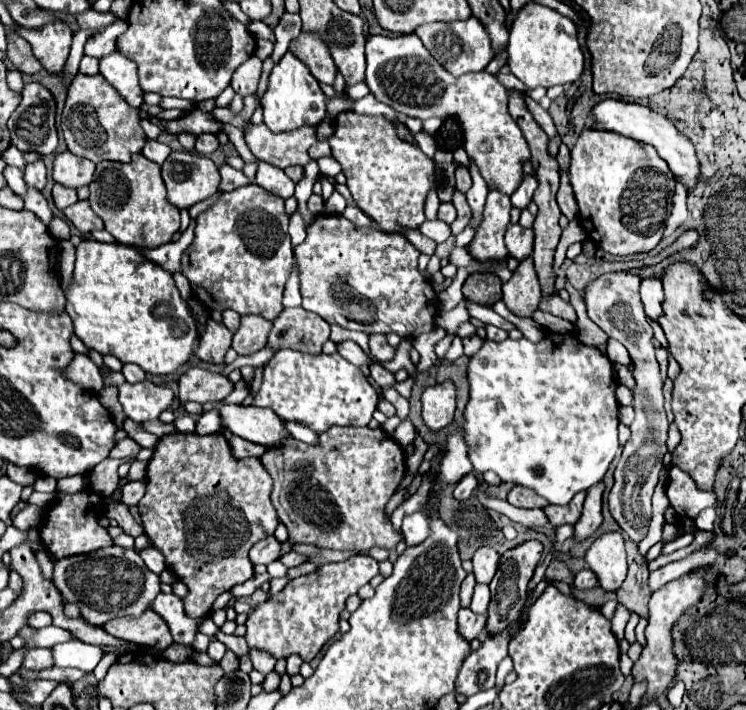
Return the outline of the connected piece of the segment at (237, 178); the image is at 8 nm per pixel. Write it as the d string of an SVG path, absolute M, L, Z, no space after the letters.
M229 164L219 166L219 174L221 174L221 186L219 186L219 188L221 188L223 192L231 192L231 190L235 190L235 188L241 188L241 186L249 184L249 178L247 178L241 170L231 168Z

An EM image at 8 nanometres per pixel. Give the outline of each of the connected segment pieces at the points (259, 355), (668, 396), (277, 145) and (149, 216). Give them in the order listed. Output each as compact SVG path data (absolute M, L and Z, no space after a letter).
M265 346L265 348L261 349L259 352L254 353L252 355L247 356L238 356L237 359L225 366L222 374L224 376L228 376L232 370L236 368L242 368L244 366L258 367L266 365L269 360L274 356L275 351L269 346Z
M667 377L663 385L663 395L665 399L664 408L669 424L674 421L674 415L671 411L673 381Z
M245 124L245 142L255 158L287 168L293 164L307 166L311 162L309 148L317 142L315 126L301 126L297 130L273 132L265 124Z
M133 154L127 164L111 160L99 162L89 188L89 204L93 212L99 214L105 222L105 230L121 244L155 248L171 242L173 234L179 230L179 208L167 198L167 188L161 180L161 166L147 160L143 154Z

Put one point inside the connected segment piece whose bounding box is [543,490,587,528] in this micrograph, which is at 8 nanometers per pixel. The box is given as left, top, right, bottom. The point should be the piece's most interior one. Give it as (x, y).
(569, 514)

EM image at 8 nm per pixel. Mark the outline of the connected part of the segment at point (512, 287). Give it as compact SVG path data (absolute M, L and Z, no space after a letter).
M533 258L519 262L517 270L503 284L503 302L517 316L533 316L541 300L541 284Z

